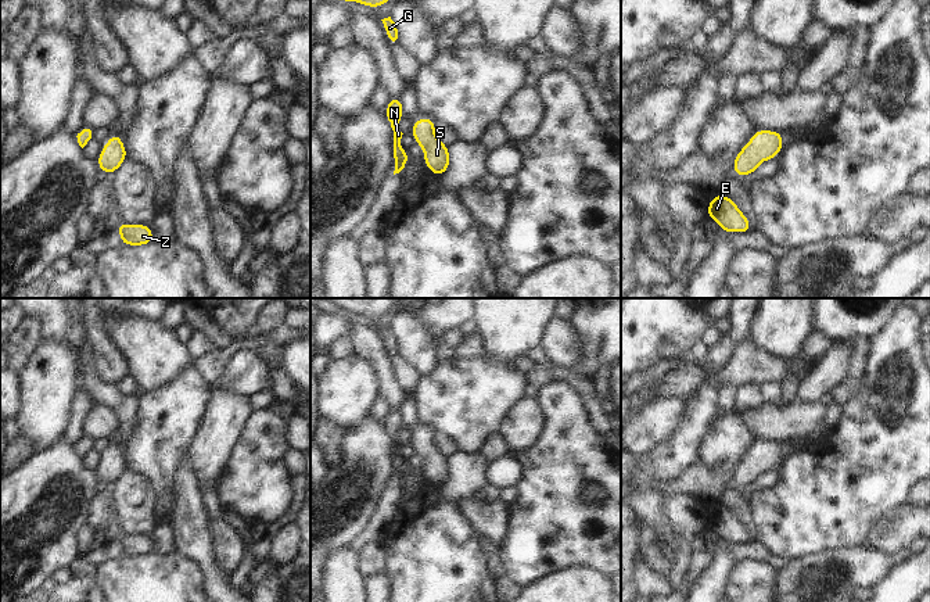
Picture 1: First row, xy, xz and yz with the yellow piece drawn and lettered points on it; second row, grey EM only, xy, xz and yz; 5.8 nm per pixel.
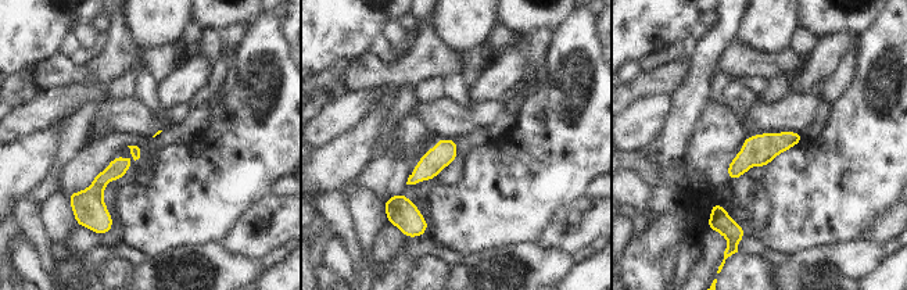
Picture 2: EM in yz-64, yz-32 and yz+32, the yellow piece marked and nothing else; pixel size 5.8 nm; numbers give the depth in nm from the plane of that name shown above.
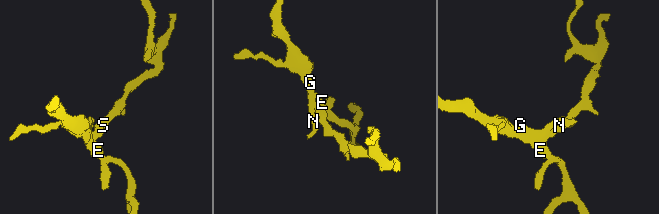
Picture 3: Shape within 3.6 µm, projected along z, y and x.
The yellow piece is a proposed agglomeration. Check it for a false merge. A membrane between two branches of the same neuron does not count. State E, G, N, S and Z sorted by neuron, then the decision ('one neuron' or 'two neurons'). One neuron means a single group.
groups E G N S Z; one neuron

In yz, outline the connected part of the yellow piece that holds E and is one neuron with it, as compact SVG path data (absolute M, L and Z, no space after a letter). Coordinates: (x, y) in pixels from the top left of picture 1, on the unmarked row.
M721 502L714 510L708 512L707 527L714 530L721 541L726 544L747 544L753 541L748 530L737 519L736 513Z

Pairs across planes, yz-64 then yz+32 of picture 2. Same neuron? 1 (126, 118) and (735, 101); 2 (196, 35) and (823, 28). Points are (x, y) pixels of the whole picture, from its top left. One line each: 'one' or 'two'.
1: two
2: two

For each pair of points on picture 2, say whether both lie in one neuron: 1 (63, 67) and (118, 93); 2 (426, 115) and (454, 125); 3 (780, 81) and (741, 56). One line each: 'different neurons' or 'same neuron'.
1: different neurons
2: same neuron
3: different neurons

